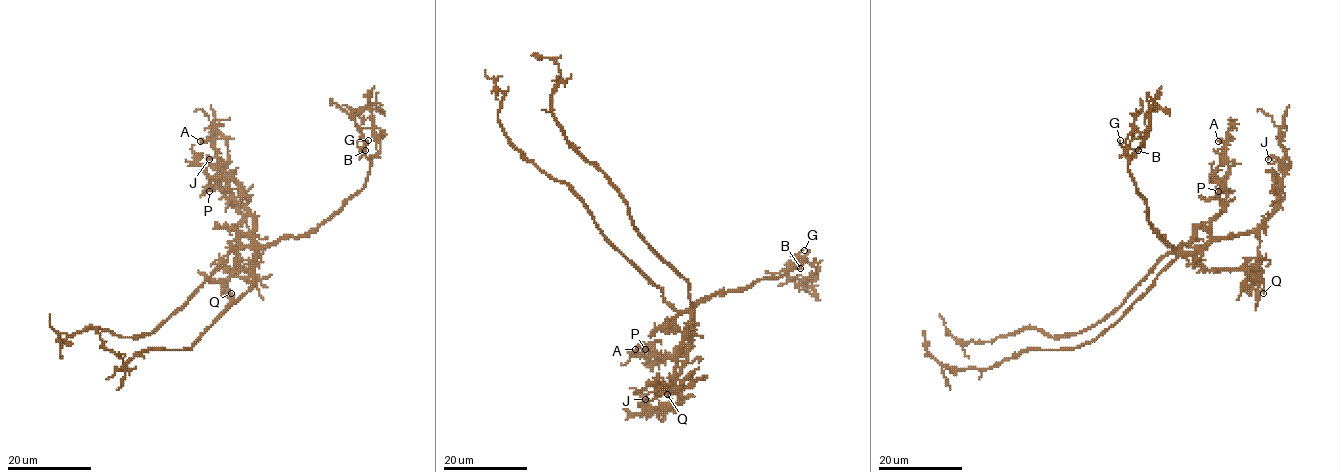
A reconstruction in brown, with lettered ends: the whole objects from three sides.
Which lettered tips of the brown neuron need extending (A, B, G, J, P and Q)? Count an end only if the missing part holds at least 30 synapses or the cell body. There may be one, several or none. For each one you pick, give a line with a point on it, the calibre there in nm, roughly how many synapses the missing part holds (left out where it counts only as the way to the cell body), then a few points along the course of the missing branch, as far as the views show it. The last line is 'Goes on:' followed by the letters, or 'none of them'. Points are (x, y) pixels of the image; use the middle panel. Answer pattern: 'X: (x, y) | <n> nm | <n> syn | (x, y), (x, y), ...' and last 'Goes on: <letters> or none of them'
Q: (667, 394) | 300 nm | (667, 394), (673, 396), (690, 386), (686, 419), (714, 392), (714, 375), (718, 375)
Goes on: Q

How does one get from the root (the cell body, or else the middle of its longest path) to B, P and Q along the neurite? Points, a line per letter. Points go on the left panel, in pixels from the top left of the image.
B: (256, 252), (281, 237), (315, 231), (351, 199), (363, 187), (369, 172), (370, 161), (362, 148), (365, 150)
P: (256, 252), (254, 218), (237, 204), (232, 204), (213, 179), (210, 180), (209, 191)
Q: (256, 252), (248, 270), (230, 272), (226, 286), (231, 293)

